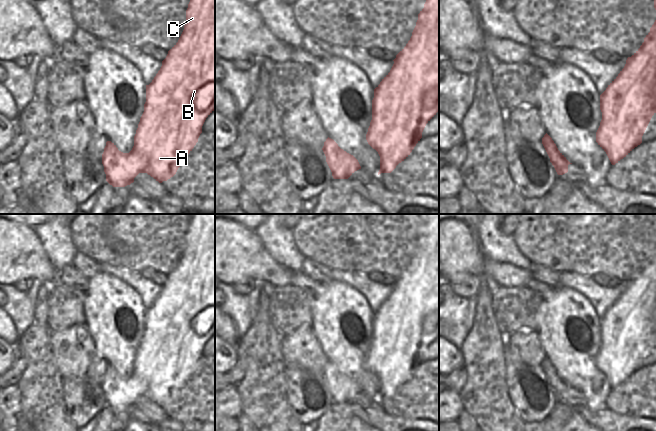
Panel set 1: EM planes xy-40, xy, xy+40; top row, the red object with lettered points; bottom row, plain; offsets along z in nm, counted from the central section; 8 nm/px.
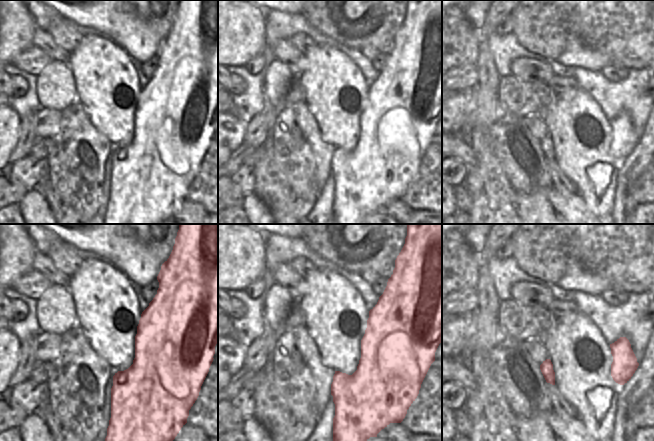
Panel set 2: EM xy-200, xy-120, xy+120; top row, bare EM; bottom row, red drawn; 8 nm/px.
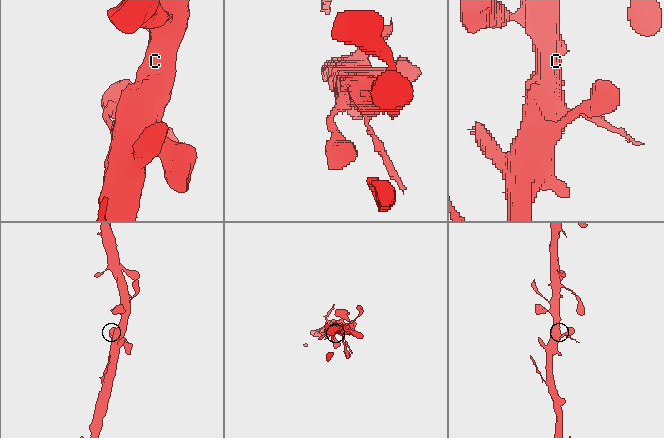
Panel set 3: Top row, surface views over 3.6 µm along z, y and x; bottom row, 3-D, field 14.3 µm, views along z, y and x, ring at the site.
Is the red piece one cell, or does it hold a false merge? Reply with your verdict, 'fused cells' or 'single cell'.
single cell

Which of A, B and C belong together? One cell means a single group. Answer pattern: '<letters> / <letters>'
A B C

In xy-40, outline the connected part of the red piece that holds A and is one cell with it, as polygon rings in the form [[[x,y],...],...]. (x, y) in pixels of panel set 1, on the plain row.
[[[190,214],[186,234],[186,248],[178,266],[168,275],[162,290],[152,306],[146,309],[146,326],[140,342],[134,370],[129,377],[118,374],[111,365],[106,366],[102,388],[106,405],[113,411],[125,411],[134,406],[139,397],[147,397],[159,407],[173,401],[184,387],[202,357],[206,342],[215,334],[215,214]]]

